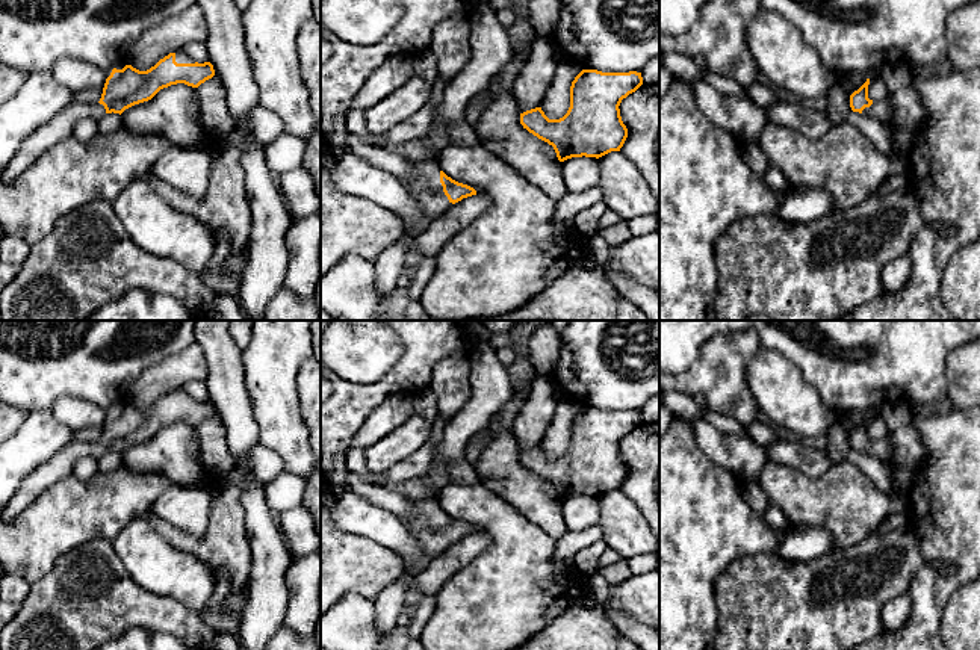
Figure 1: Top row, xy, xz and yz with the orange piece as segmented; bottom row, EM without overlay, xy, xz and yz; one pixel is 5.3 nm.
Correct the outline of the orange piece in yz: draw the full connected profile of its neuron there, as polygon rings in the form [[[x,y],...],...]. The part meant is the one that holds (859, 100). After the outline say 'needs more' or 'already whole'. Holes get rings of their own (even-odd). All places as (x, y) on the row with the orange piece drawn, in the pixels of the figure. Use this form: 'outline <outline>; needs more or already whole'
outline [[[870,79],[850,95],[850,107],[853,112],[868,115],[882,124],[892,124],[892,107],[888,98],[873,101],[868,98]]]; needs more

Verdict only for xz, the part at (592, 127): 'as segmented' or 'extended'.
as segmented

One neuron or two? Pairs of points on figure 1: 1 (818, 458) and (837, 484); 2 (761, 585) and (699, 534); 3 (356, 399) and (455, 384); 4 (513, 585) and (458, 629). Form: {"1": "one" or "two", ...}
{"1": "two", "2": "two", "3": "two", "4": "one"}

